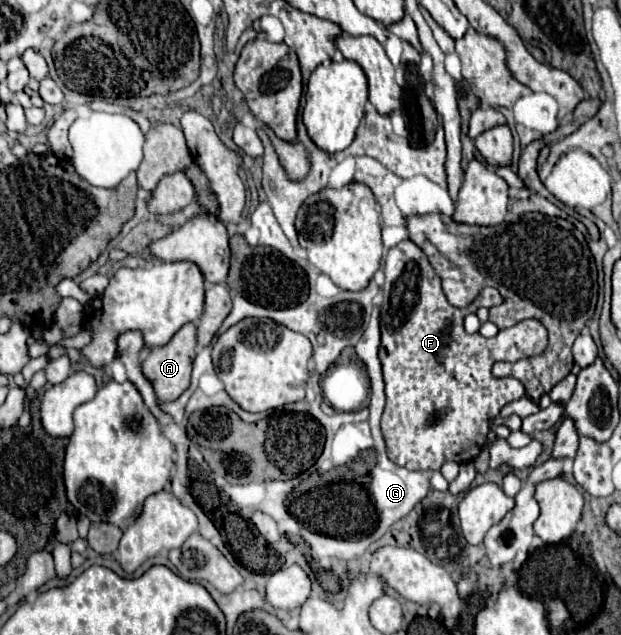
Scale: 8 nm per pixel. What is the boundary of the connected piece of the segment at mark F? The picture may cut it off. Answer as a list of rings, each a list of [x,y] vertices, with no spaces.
[[[410,239],[398,243],[388,251],[384,261],[384,275],[384,301],[380,307],[380,363],[386,393],[386,407],[382,413],[382,437],[386,441],[388,457],[396,465],[410,471],[440,471],[446,461],[468,463],[484,447],[490,425],[494,417],[500,415],[500,409],[526,393],[524,385],[514,377],[496,379],[492,375],[492,365],[496,361],[518,361],[542,353],[548,345],[546,327],[536,319],[526,319],[511,328],[499,330],[497,335],[491,338],[480,333],[466,333],[464,317],[468,313],[474,313],[478,307],[490,309],[500,305],[504,297],[498,293],[498,289],[484,287],[468,309],[452,307],[446,301],[440,277],[428,263],[424,251],[416,247]]]

